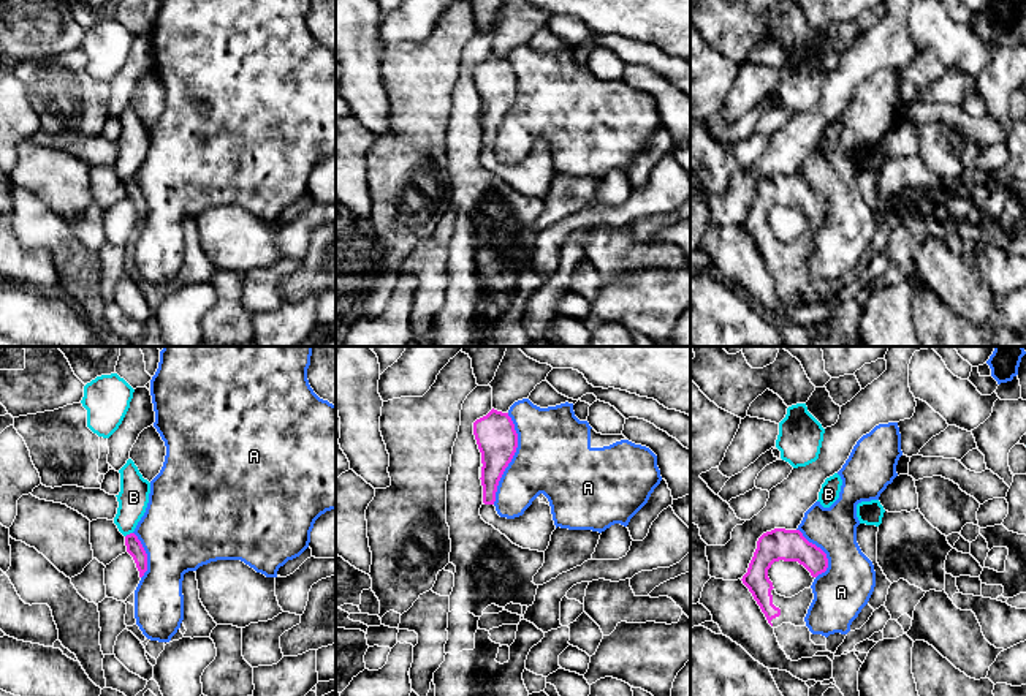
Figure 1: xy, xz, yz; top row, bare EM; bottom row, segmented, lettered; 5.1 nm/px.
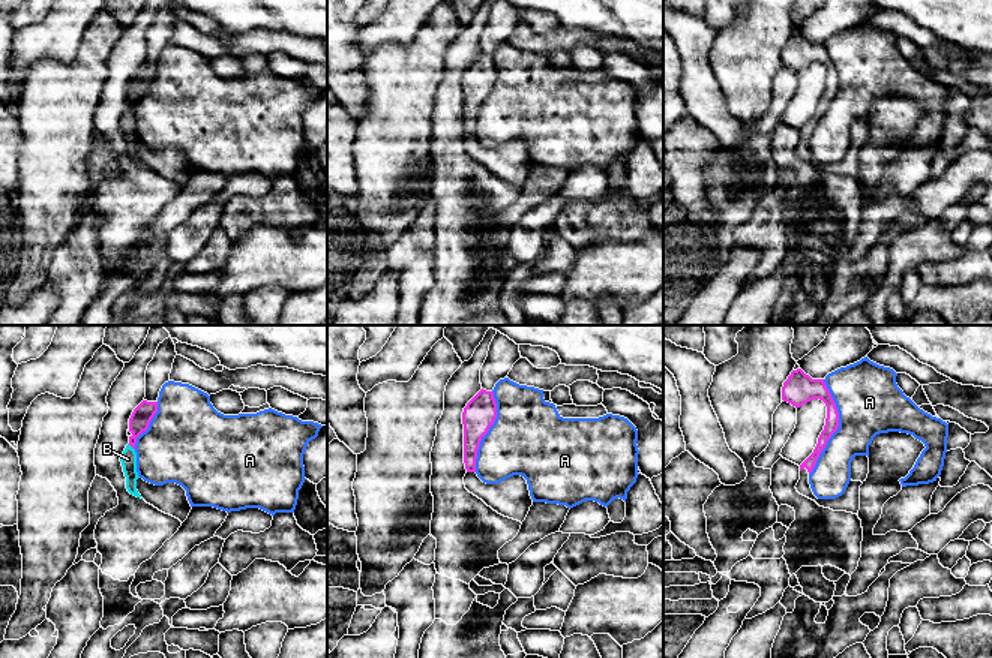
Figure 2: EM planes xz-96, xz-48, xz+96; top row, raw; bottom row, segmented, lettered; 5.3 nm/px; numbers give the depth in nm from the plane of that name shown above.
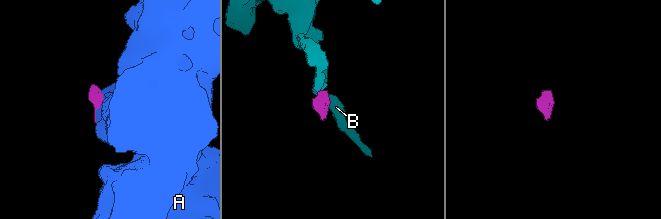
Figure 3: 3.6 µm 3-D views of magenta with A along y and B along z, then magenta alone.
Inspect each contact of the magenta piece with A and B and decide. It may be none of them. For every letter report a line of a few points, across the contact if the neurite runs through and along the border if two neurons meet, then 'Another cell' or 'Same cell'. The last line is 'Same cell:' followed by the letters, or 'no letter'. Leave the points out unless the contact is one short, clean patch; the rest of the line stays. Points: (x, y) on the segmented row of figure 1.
A: Another cell
B: Line: xy (132, 532), (125, 537). Another cell
Same cell: no letter

